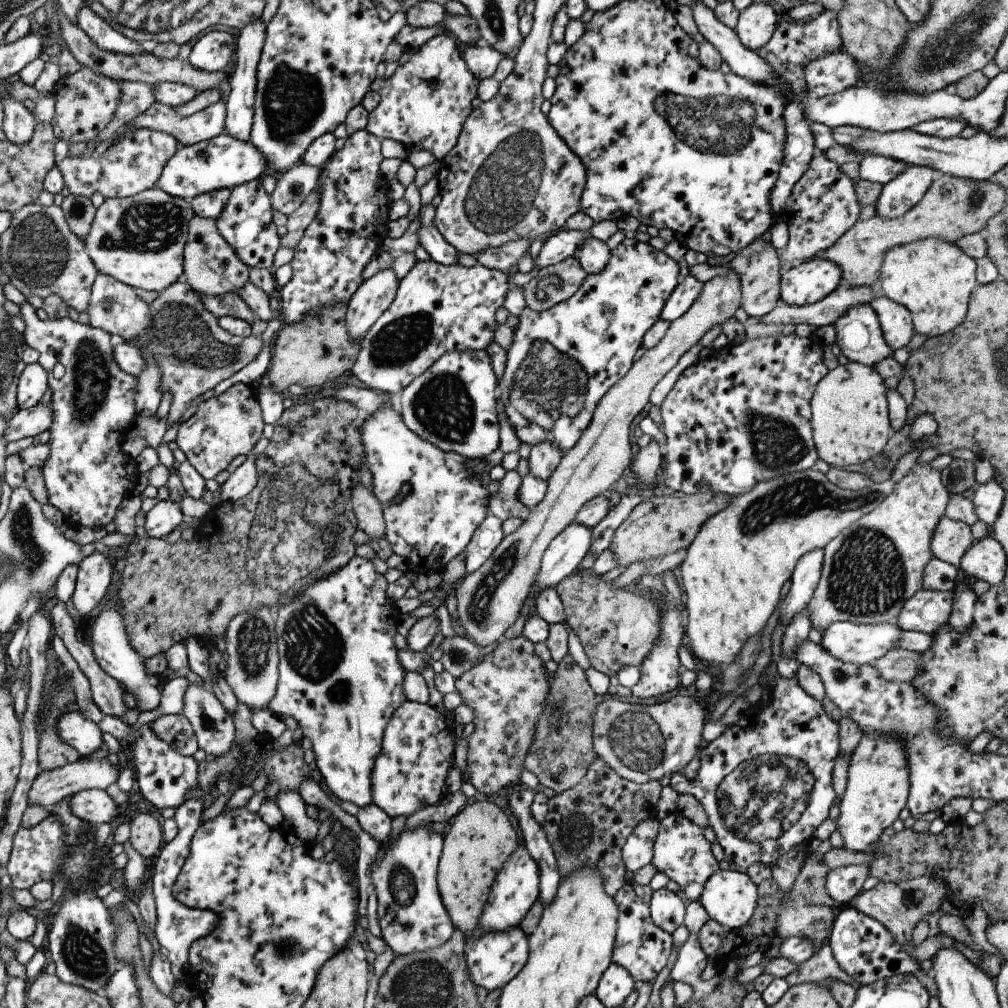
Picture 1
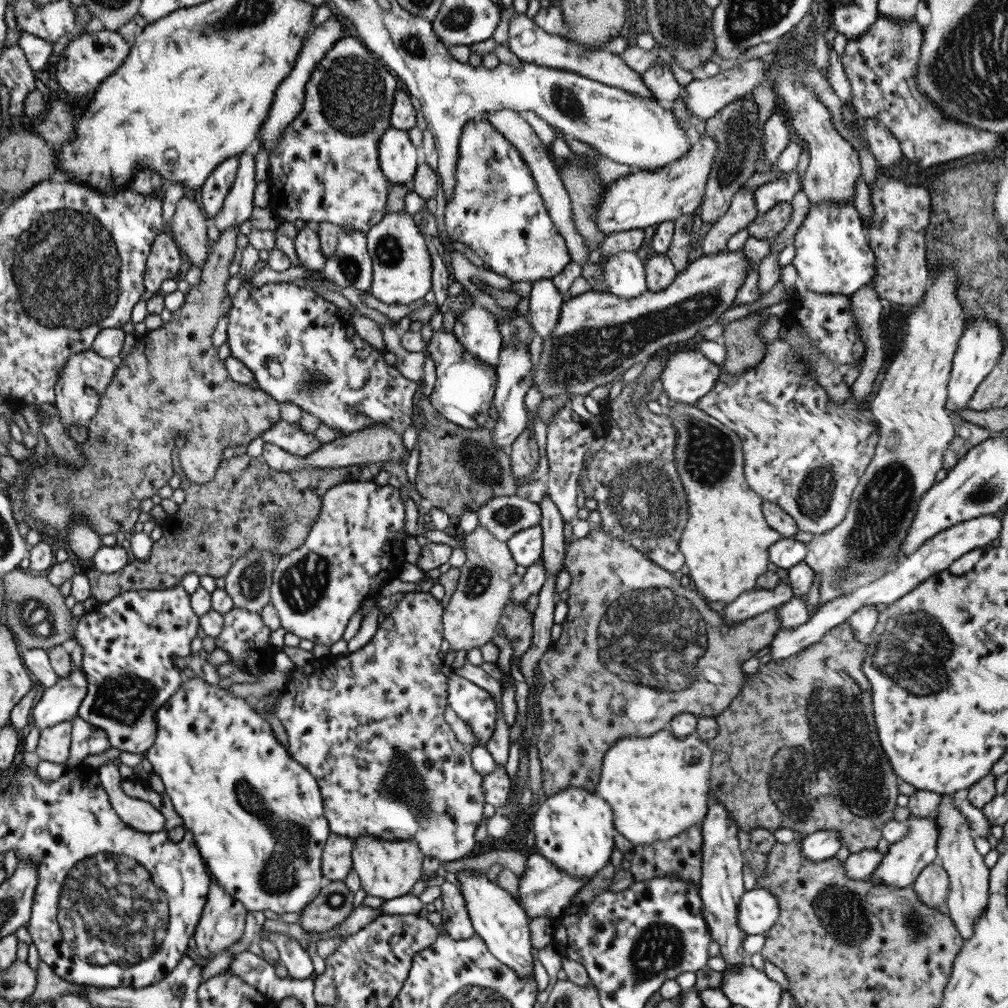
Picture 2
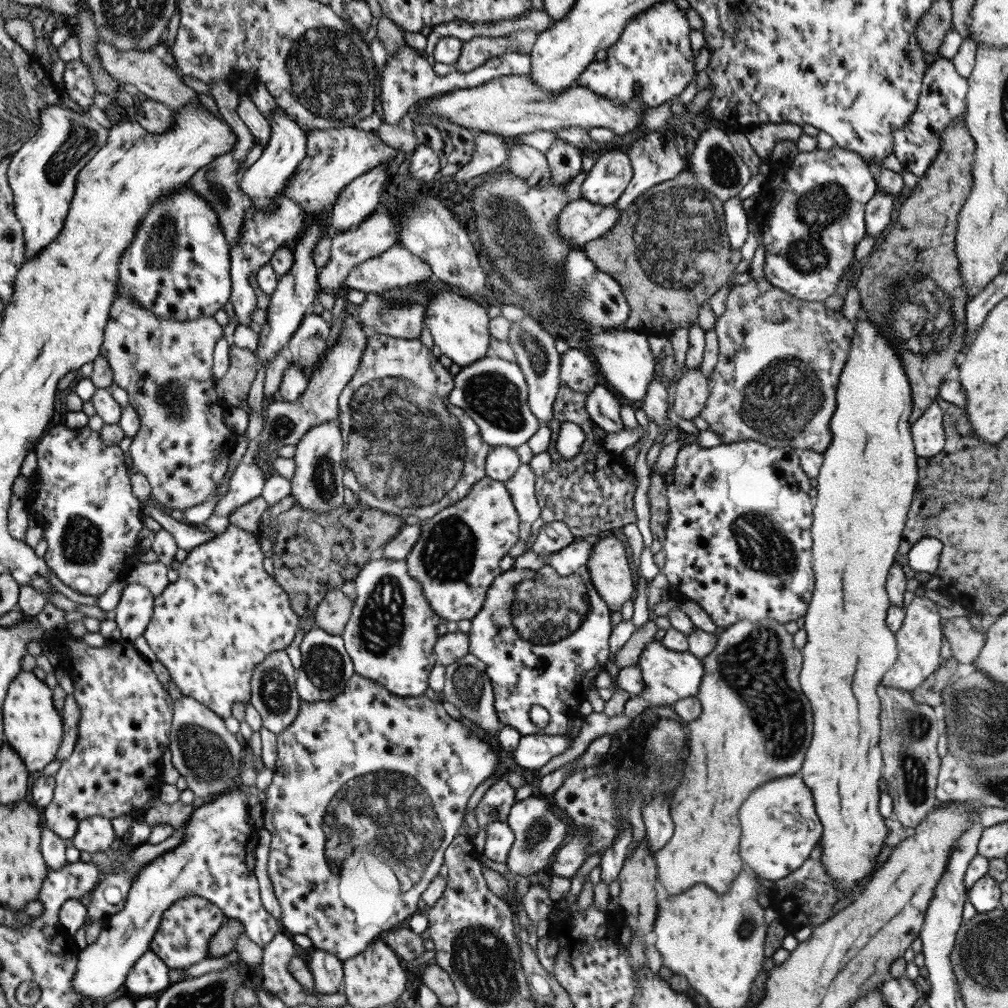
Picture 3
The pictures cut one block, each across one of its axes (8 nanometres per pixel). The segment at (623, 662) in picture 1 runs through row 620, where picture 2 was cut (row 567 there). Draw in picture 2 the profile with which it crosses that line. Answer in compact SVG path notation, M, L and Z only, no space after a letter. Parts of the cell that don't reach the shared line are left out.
M601 524L590 529L590 533L585 538L576 538L567 546L565 569L568 569L572 576L571 586L568 588L570 596L566 602L568 612L561 622L562 633L559 640L552 643L539 662L539 668L542 670L540 674L544 677L544 687L538 698L542 709L540 712L542 732L538 737L537 747L543 770L542 791L547 798L568 787L583 788L594 793L601 777L604 755L619 738L652 736L655 732L668 729L672 719L682 713L695 714L697 717L717 717L722 714L745 685L747 676L742 672L742 665L764 647L770 646L780 628L777 613L779 608L775 607L768 612L736 623L729 630L723 615L710 609L705 603L706 600L697 591L681 586L679 579L672 573L659 568L628 542L604 532Z

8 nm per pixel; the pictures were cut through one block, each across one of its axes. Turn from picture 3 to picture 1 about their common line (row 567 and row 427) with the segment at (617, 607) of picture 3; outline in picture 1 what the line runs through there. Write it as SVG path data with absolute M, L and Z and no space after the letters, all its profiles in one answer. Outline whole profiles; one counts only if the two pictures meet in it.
M730 268L726 276L716 276L704 283L692 307L670 323L658 344L636 360L628 373L600 400L590 425L582 432L578 443L564 452L561 464L547 480L546 496L531 510L528 519L516 532L505 536L484 565L475 572L467 573L455 586L457 614L468 638L470 636L476 645L485 647L501 640L519 617L550 542L572 524L584 504L599 495L606 495L614 483L628 475L633 460L630 424L646 408L654 386L706 332L714 326L725 324L735 316L741 305L741 279L736 270Z

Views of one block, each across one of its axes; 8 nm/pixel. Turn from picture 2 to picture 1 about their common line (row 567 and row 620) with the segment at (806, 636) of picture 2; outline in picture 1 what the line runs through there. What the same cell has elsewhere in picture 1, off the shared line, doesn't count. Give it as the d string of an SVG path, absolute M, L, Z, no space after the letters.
M918 590L903 605L895 623L902 631L917 631L936 635L947 626L953 612L952 591Z

